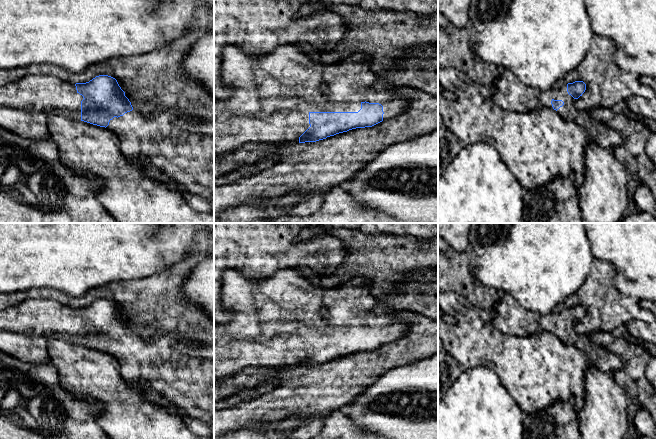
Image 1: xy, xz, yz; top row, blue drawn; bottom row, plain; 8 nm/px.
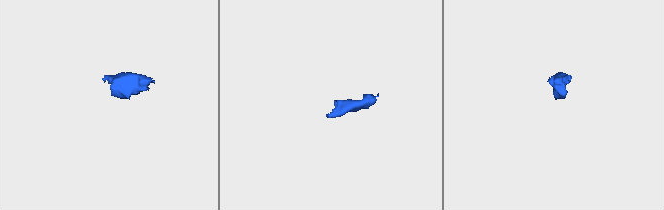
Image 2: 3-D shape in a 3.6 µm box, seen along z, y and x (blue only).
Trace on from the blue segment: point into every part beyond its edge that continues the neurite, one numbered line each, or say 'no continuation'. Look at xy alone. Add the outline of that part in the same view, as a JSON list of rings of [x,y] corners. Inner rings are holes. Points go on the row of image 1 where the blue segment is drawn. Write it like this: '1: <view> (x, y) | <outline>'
1: xy (43, 93) | [[[27,75],[0,87],[0,107],[54,113],[81,121],[80,95],[74,83],[52,75]]]
2: xy (183, 160) | [[[132,110],[114,117],[106,127],[120,140],[125,157],[137,160],[152,179],[180,192],[196,212],[214,212],[214,135],[182,130],[175,125],[175,110],[155,110],[149,117]]]

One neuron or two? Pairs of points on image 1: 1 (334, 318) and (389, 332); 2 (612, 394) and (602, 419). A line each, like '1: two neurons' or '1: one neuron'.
1: one neuron
2: one neuron

